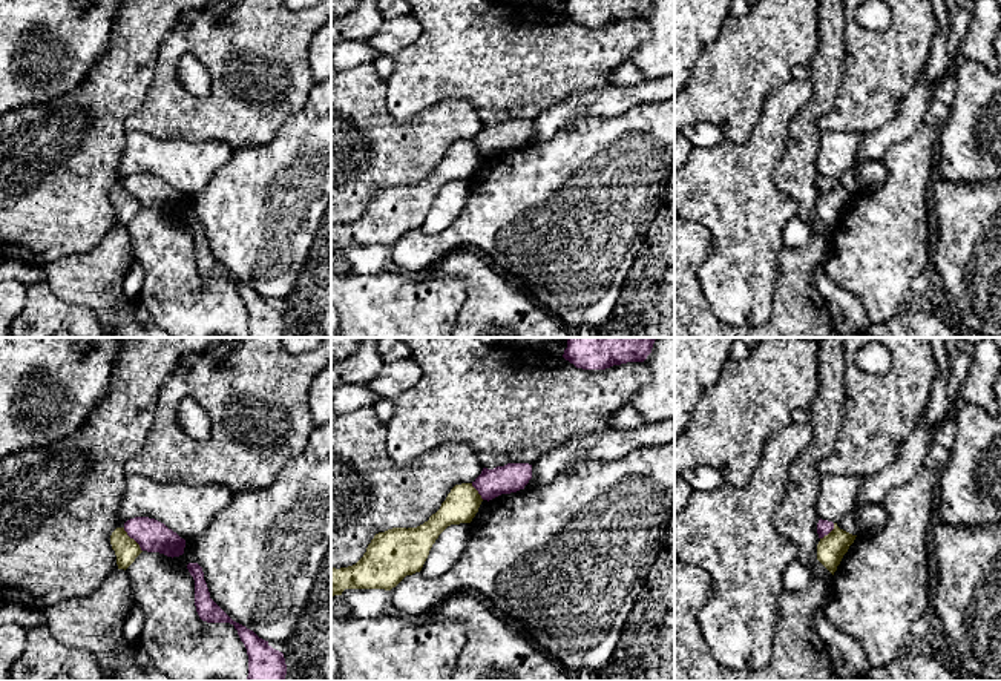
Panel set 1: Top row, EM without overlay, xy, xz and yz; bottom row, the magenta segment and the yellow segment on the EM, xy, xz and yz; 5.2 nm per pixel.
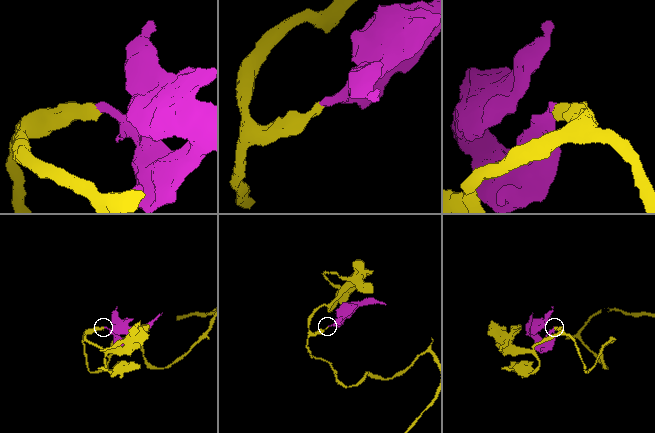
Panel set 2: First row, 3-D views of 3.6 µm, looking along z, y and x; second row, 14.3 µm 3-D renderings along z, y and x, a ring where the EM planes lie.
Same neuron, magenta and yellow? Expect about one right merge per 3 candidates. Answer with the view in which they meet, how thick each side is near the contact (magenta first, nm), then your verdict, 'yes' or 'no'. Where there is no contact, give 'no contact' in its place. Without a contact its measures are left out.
xy | 170/130 nm | no

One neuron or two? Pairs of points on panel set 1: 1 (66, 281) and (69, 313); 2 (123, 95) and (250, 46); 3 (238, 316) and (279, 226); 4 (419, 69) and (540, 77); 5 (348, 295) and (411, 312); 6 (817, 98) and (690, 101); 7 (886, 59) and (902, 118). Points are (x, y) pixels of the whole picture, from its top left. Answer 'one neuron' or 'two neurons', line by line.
1: two neurons
2: two neurons
3: two neurons
4: one neuron
5: one neuron
6: one neuron
7: two neurons

